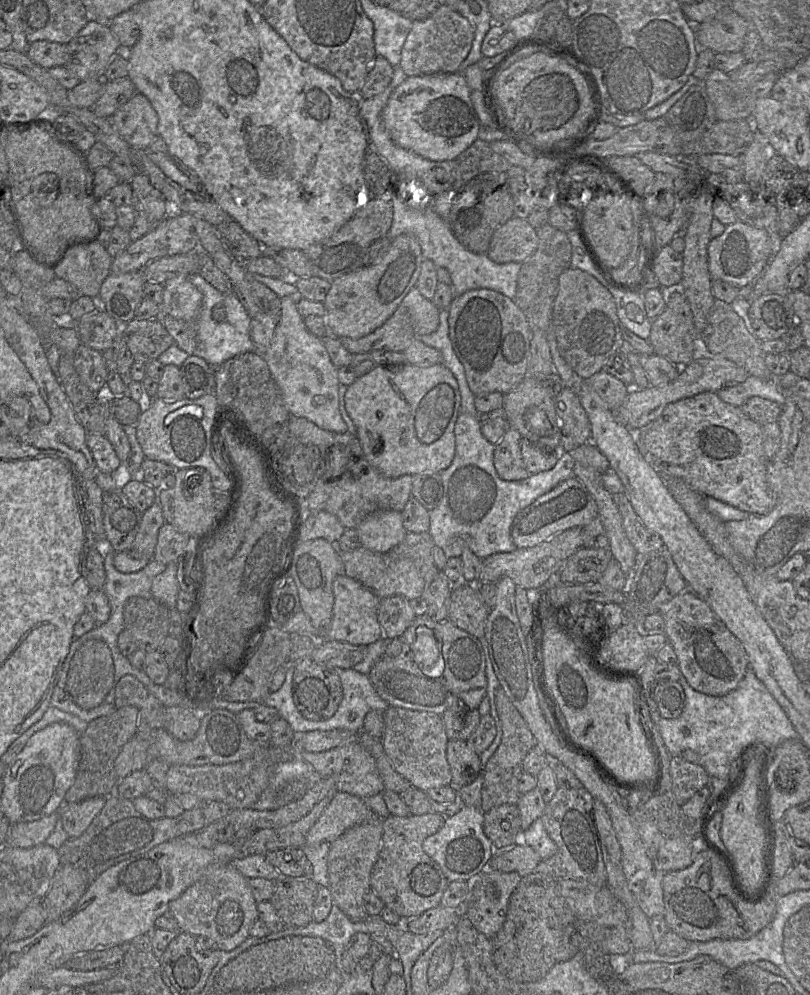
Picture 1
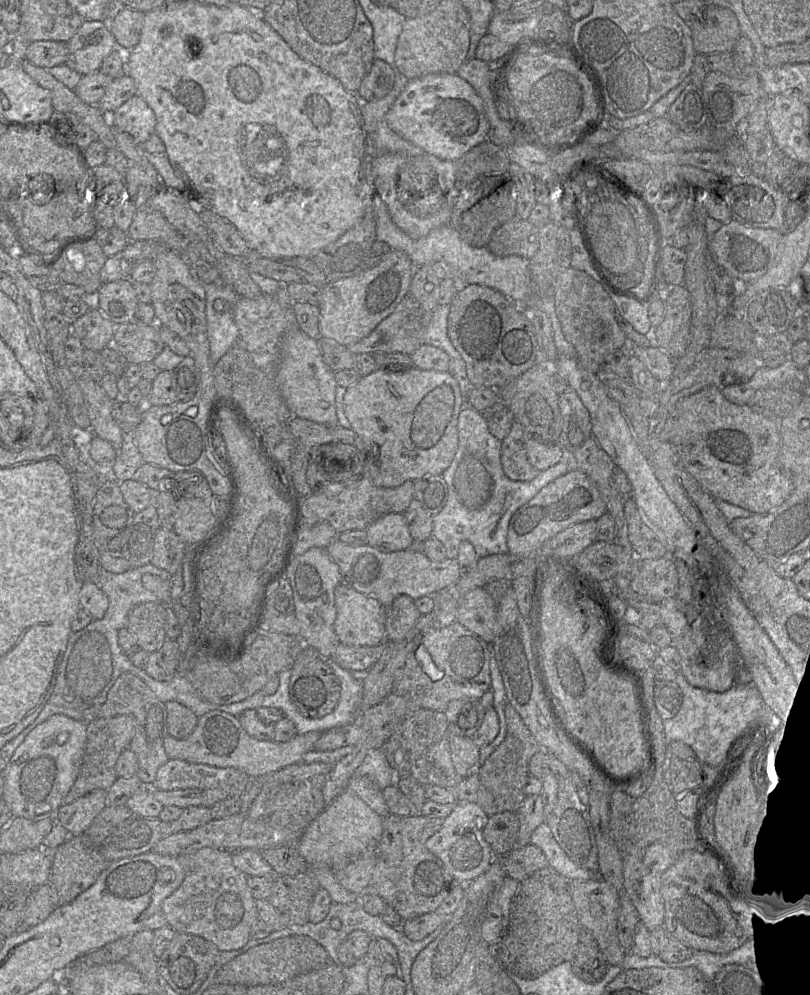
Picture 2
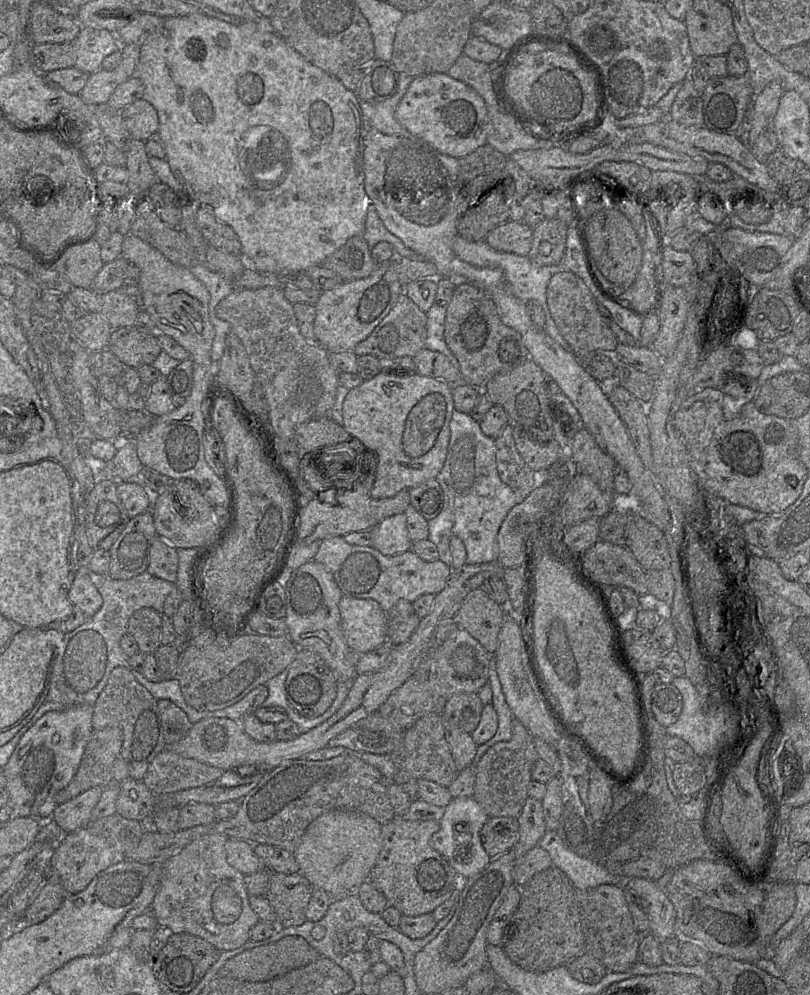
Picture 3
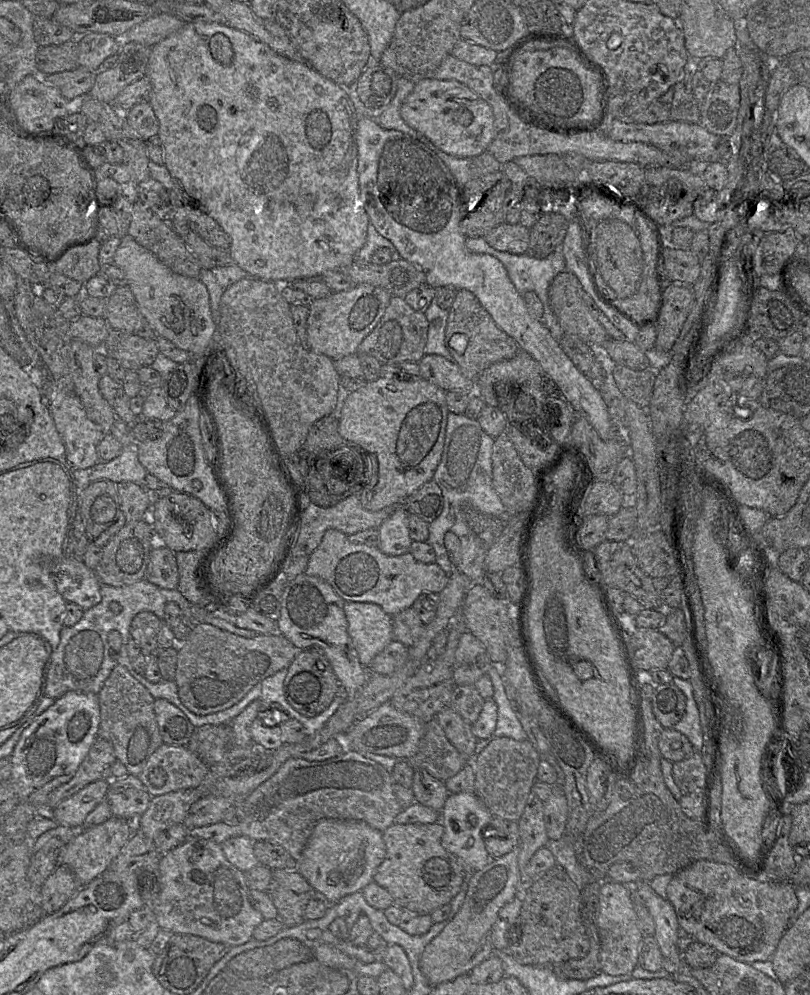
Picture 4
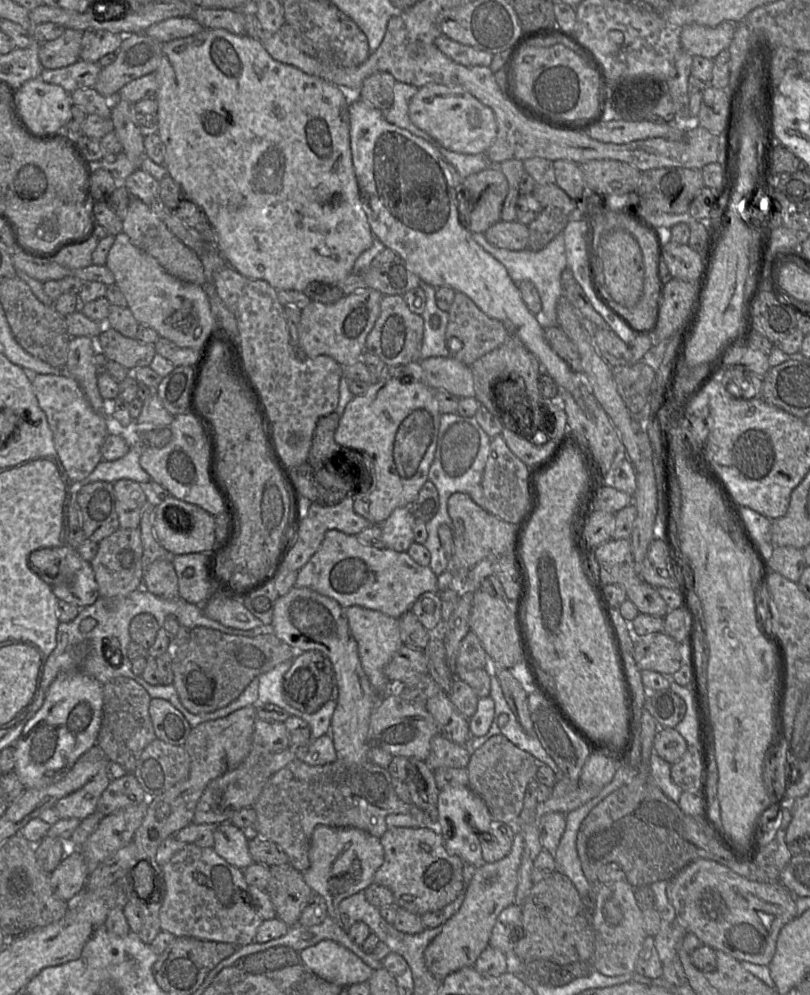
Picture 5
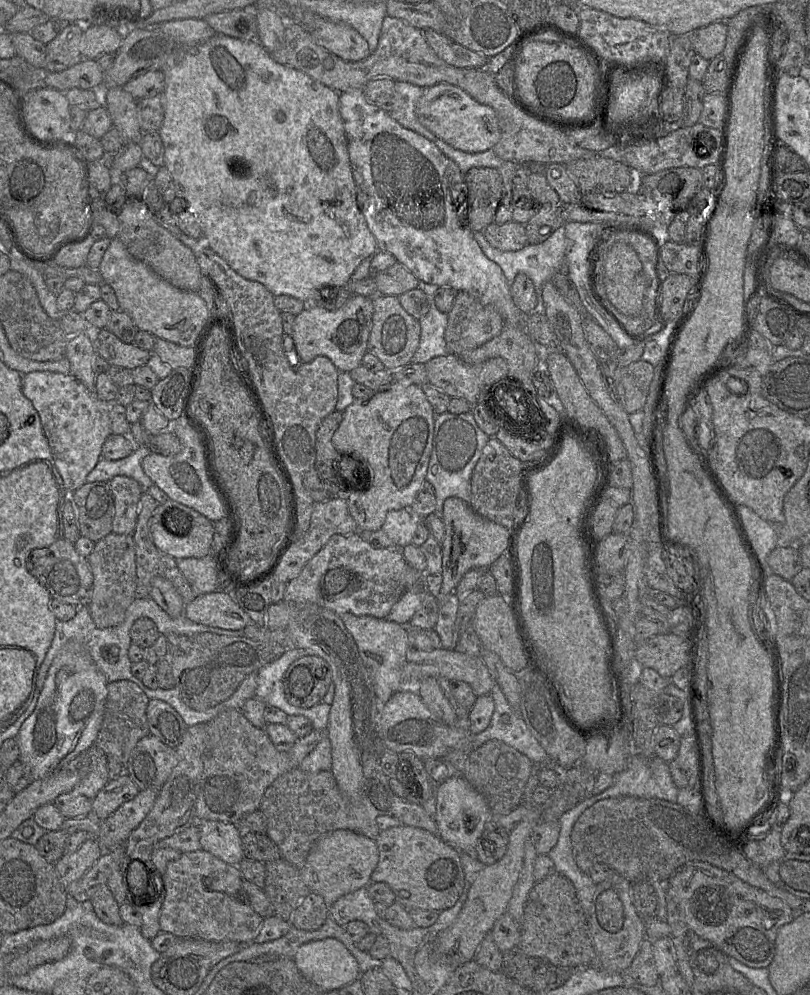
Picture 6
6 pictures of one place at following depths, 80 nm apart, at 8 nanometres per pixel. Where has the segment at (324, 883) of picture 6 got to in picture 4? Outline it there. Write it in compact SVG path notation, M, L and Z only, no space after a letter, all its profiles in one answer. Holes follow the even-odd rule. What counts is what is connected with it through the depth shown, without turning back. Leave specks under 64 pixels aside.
M325 818L313 828L298 860L297 870L316 892L324 894L332 904L346 895L361 892L366 885L371 883L375 871L383 862L385 855L386 845L383 840L383 832L371 827L364 821Z

